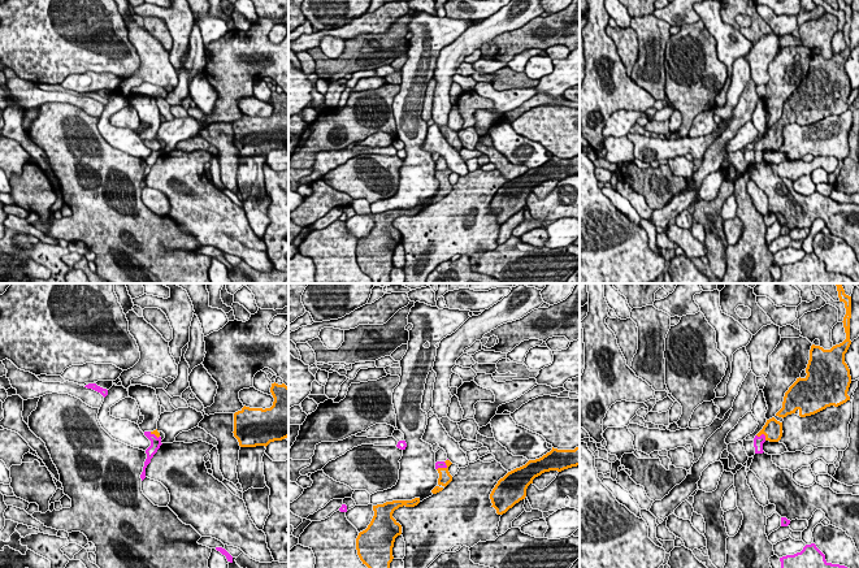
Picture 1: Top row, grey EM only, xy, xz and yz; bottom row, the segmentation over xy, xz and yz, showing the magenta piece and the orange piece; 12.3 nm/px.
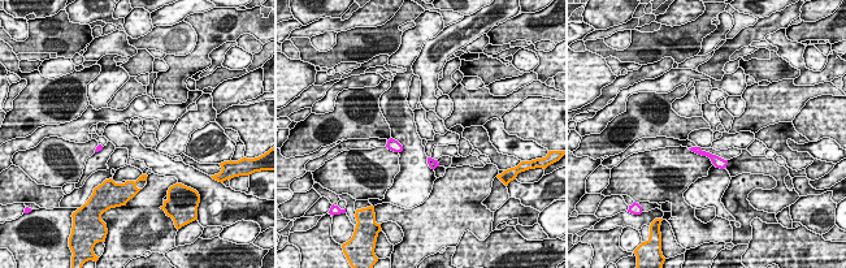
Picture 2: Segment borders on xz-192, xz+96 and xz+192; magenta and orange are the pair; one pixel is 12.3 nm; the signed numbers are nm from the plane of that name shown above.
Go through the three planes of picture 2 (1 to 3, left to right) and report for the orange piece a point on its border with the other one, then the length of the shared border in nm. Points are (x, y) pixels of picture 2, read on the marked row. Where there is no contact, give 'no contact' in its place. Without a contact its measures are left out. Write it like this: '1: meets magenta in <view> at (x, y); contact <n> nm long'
1: no contact
2: no contact
3: no contact

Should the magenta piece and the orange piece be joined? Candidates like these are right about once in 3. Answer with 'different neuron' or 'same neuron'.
same neuron

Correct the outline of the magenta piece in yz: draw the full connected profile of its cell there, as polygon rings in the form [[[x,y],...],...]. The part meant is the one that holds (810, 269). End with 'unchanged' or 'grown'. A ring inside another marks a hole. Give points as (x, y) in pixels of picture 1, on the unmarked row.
[[[815,252],[806,253],[801,261],[780,266],[781,277],[772,283],[855,283],[850,277],[832,273]]]; unchanged

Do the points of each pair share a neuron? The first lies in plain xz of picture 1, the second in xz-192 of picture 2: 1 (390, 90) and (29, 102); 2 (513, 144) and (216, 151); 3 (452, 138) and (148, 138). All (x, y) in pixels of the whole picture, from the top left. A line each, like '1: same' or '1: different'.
1: same
2: same
3: same

